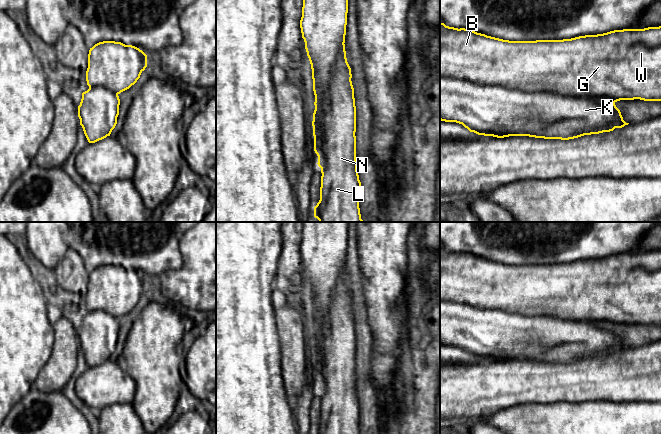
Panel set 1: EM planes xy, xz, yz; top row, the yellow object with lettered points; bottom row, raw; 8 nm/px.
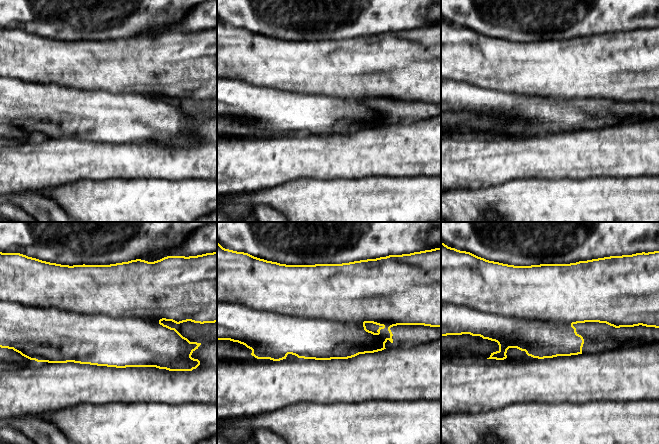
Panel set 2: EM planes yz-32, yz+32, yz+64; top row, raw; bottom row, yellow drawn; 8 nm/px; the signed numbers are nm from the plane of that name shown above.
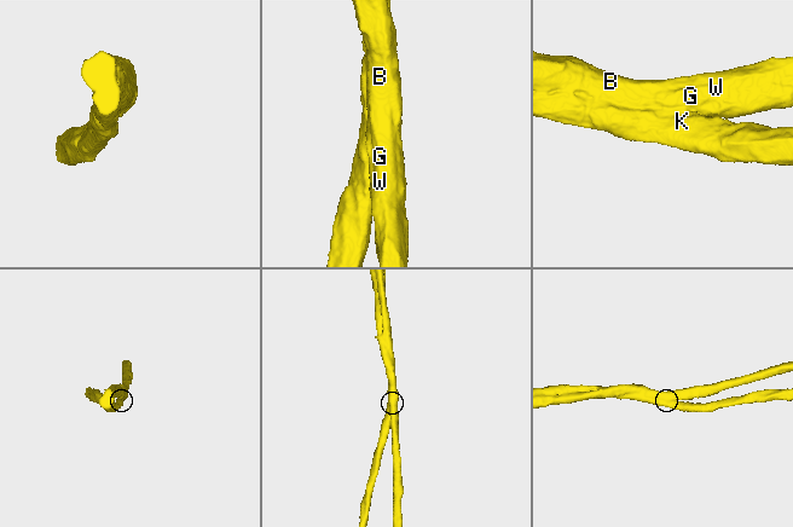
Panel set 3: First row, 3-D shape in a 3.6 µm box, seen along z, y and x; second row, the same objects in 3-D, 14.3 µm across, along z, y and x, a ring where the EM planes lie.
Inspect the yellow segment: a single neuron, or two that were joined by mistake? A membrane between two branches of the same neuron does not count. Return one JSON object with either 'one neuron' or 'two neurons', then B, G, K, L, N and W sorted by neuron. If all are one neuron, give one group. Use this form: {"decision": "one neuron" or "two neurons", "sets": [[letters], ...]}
{"decision": "two neurons", "sets": [["B", "G", "L", "N", "W"], ["K"]]}

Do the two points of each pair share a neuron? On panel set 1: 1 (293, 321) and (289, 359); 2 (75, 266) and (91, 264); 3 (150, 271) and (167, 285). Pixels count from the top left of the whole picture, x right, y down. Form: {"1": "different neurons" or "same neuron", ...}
{"1": "same neuron", "2": "different neurons", "3": "different neurons"}

